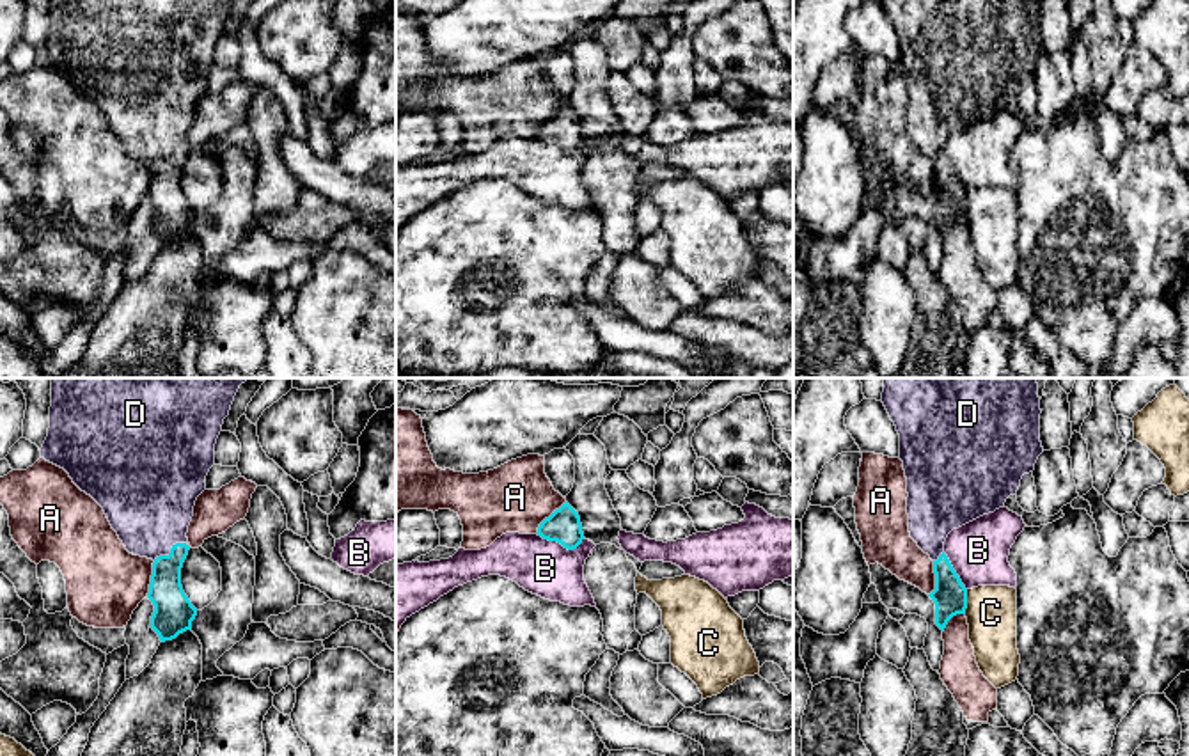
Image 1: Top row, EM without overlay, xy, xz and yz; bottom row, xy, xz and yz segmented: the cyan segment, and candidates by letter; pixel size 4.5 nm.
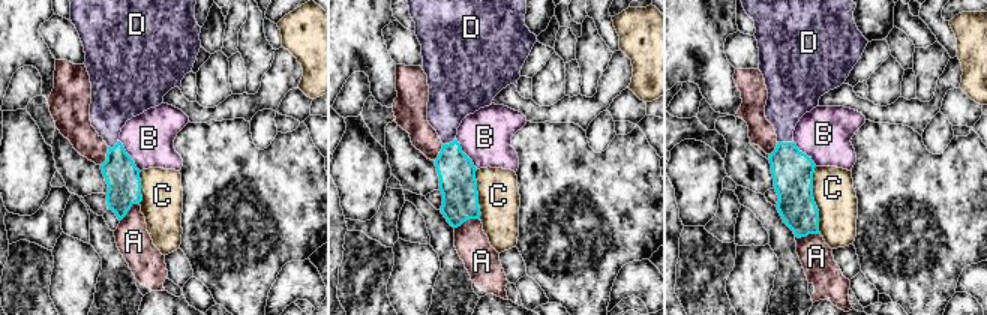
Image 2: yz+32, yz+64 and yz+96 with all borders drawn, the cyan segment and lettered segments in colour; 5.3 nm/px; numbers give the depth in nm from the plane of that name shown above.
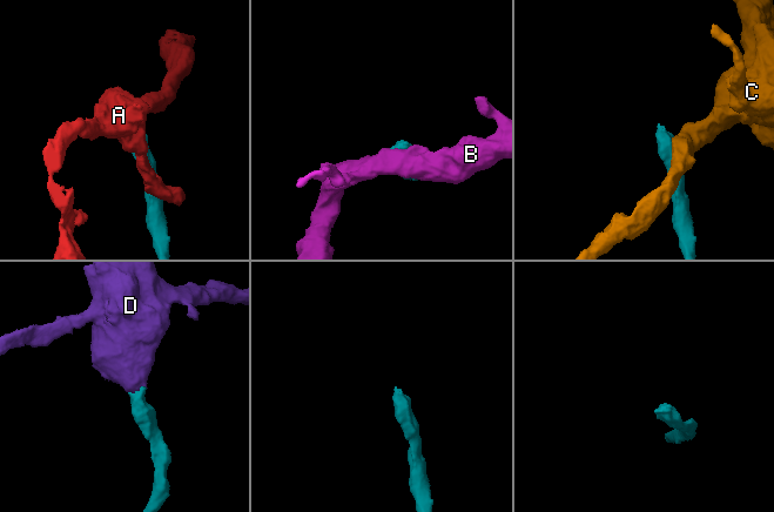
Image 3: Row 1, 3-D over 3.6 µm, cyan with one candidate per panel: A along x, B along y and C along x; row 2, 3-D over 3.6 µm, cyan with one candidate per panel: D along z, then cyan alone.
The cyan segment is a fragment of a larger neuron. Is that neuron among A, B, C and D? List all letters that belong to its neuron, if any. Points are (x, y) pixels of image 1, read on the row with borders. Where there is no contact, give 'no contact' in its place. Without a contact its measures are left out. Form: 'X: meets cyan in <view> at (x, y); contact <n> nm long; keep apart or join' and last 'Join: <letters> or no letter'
A: meets cyan in xz at (549, 517); contact 200 nm long; keep apart
B: meets cyan in xz at (561, 543); contact 220 nm long; keep apart
C: meets cyan in yz at (966, 602); contact 110 nm long; keep apart
D: meets cyan in xy at (171, 551); contact 180 nm long; join
Join: D

